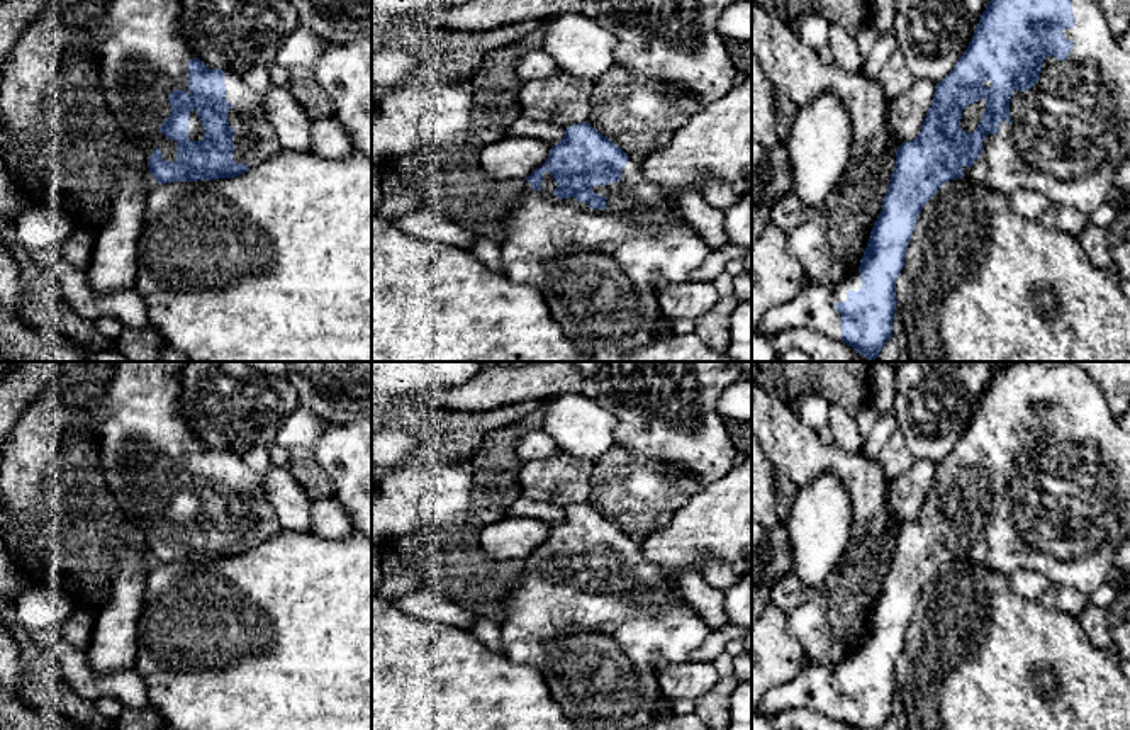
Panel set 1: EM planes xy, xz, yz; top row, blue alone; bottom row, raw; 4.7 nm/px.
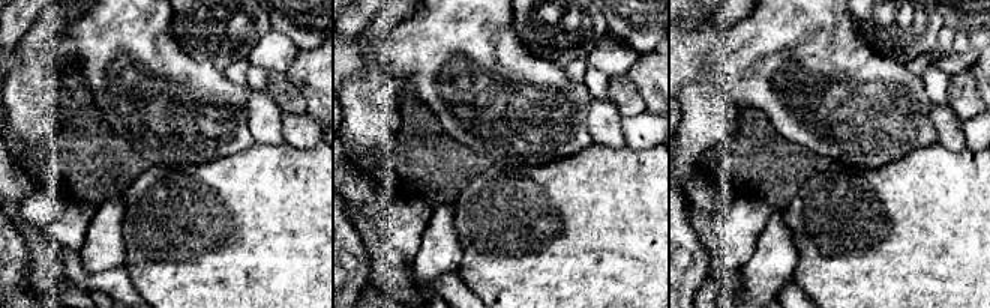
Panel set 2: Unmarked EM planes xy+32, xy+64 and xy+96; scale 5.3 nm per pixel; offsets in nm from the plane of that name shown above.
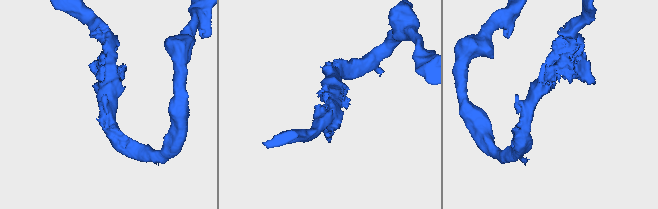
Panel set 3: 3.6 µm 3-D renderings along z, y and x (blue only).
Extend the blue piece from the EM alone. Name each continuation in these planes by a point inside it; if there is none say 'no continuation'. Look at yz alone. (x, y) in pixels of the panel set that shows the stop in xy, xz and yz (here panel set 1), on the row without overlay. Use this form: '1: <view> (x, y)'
1: yz (813, 688)

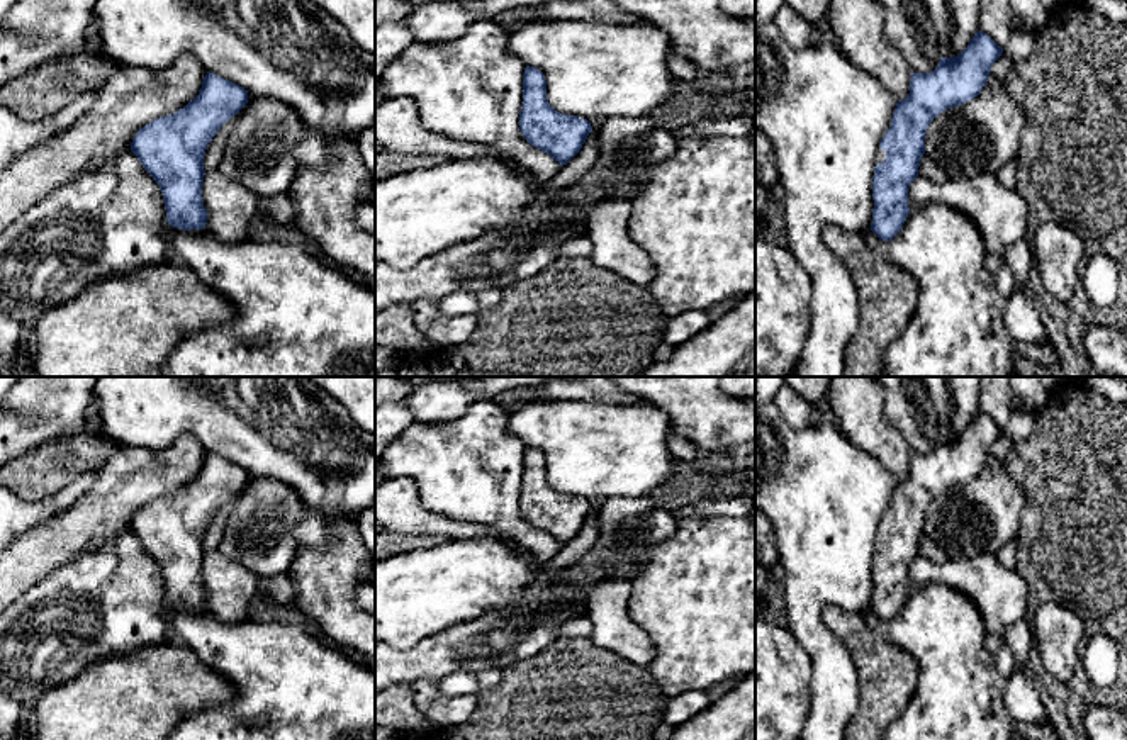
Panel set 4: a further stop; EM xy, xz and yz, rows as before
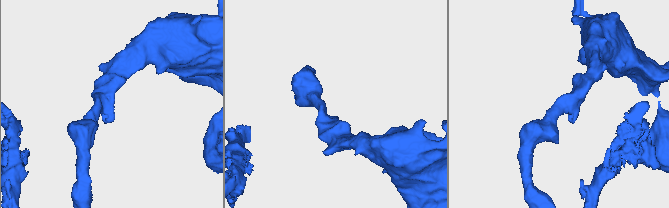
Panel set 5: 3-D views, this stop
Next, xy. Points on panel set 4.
no continuation

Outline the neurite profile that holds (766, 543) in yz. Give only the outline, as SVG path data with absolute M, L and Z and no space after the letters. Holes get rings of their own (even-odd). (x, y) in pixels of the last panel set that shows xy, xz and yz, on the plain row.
M755 509L755 548L762 567L771 569L779 562L774 530L760 509Z

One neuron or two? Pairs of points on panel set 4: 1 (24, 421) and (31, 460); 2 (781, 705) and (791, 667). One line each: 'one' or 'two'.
1: two
2: one

